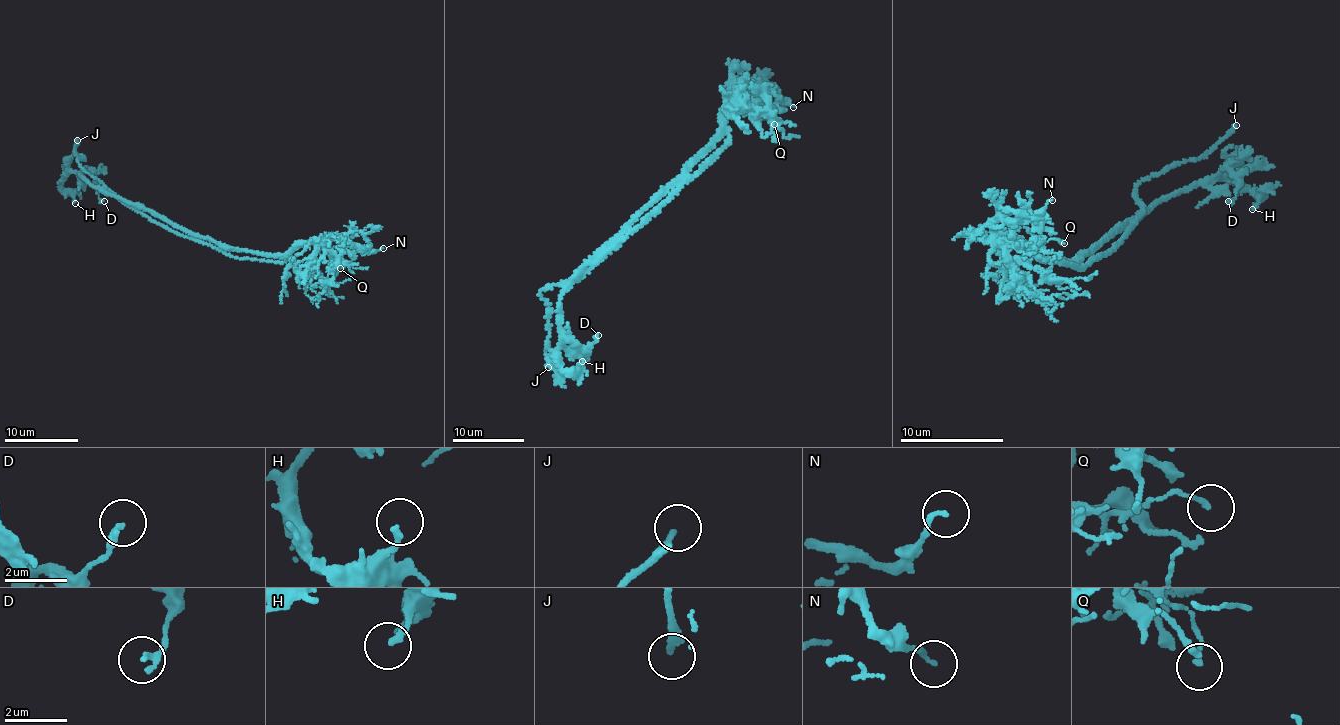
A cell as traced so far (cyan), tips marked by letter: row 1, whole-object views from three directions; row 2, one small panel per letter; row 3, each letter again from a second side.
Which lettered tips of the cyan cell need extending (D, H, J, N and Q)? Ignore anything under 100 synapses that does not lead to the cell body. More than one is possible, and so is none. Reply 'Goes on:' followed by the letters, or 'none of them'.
Goes on: J

